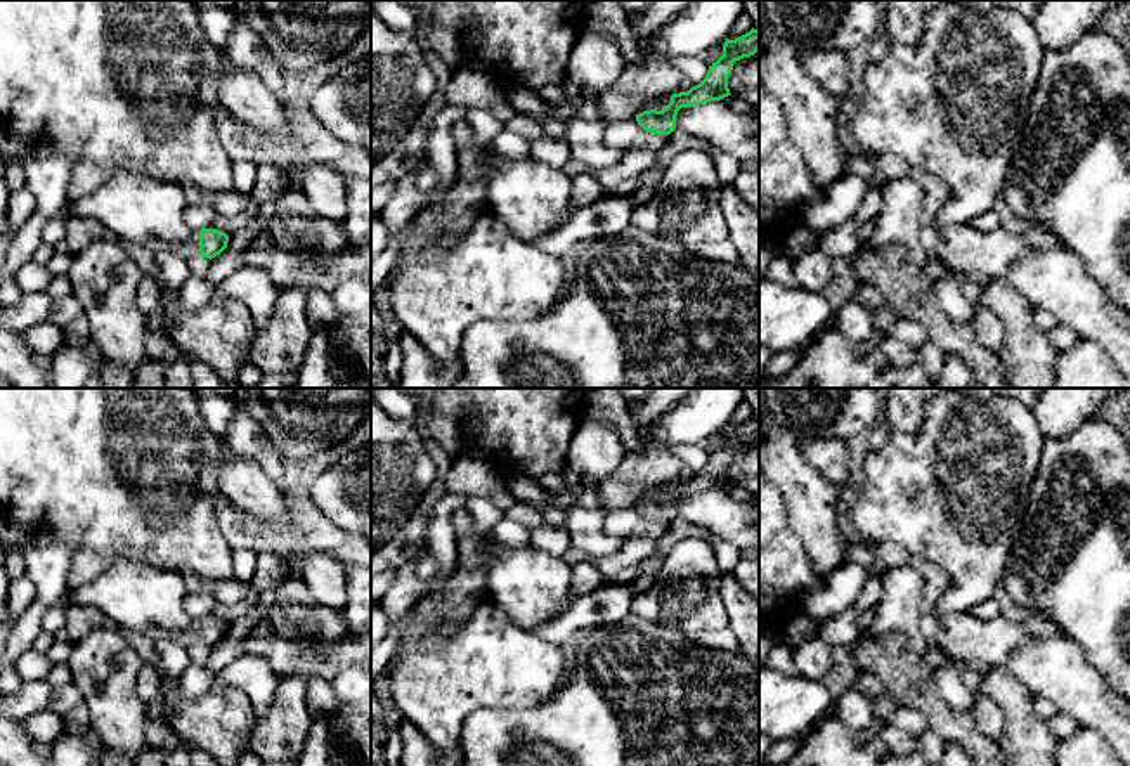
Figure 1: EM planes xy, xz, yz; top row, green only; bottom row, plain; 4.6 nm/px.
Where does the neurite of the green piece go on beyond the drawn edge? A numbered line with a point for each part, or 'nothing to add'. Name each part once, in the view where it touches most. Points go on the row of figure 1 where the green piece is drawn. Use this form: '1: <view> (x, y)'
1: xy (146, 212)

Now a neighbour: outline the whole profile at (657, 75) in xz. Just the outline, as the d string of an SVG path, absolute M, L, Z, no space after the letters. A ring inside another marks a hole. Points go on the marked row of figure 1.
M645 49L645 59L624 68L622 75L598 94L600 121L633 120L645 101L679 94L685 75L674 59Z

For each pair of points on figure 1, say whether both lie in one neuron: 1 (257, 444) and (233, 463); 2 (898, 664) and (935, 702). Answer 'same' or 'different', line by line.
1: different
2: same

